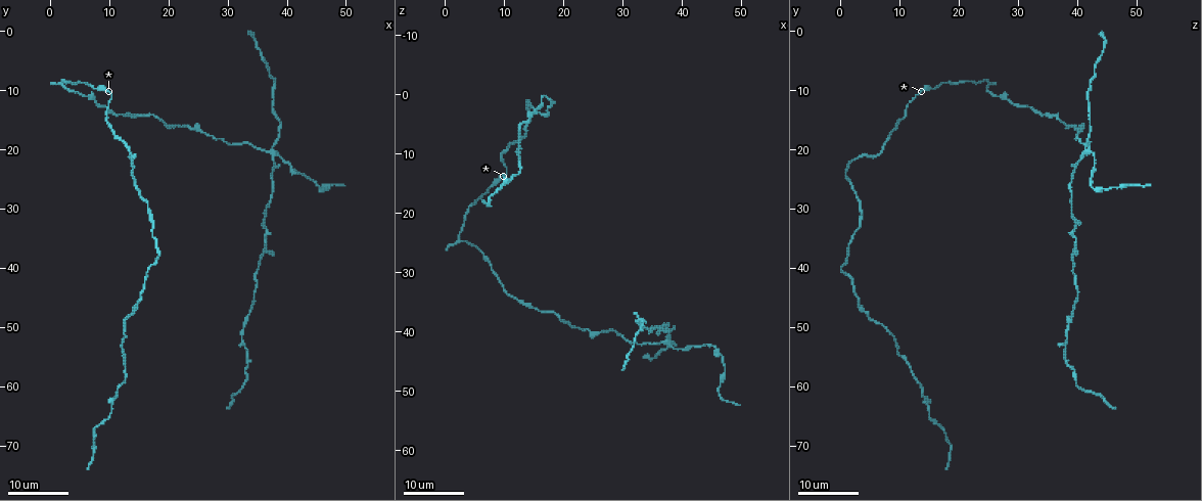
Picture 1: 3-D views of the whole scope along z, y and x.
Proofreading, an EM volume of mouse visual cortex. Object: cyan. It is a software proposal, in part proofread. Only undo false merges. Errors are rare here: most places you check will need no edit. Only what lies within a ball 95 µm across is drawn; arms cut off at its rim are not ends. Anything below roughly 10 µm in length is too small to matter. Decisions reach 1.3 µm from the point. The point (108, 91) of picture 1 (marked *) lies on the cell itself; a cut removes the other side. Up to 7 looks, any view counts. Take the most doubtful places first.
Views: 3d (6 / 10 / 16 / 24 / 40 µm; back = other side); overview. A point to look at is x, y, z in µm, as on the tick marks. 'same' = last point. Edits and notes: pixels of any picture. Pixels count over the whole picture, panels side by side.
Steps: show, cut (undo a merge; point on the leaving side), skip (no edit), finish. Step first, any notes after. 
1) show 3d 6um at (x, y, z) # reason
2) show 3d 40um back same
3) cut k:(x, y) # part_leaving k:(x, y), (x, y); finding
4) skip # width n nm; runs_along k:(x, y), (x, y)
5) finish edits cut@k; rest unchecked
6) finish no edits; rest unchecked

show 3d 16um at (38.0, 20.5, 42.0) # looks like a crossing

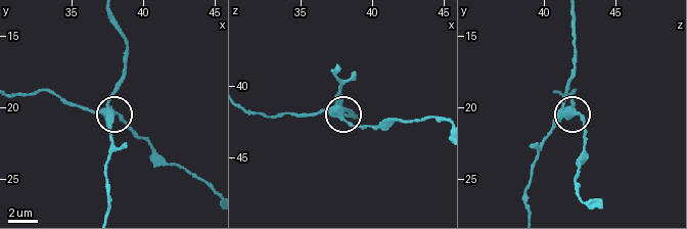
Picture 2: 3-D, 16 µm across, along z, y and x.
show 3d 10um at (37.8, 20.4, 42.0)

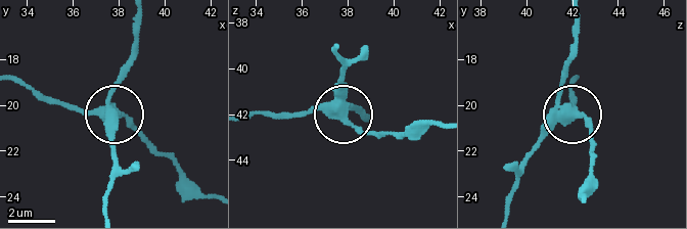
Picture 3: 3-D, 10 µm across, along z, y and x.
show 3d 6um at (37.8, 20.3, 41.8) # closer look

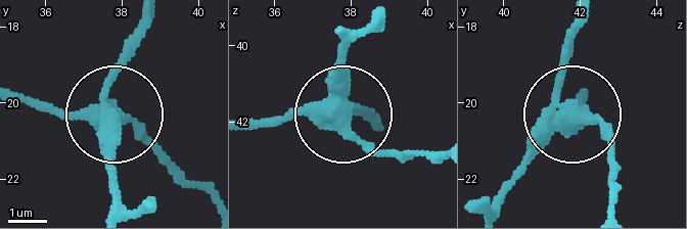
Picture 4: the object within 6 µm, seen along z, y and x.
cut 4:(110, 163) # side_arm 25 um; part_leaving 4:(112, 115), (112, 209); a second cell is stuck on

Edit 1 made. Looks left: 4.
show overview

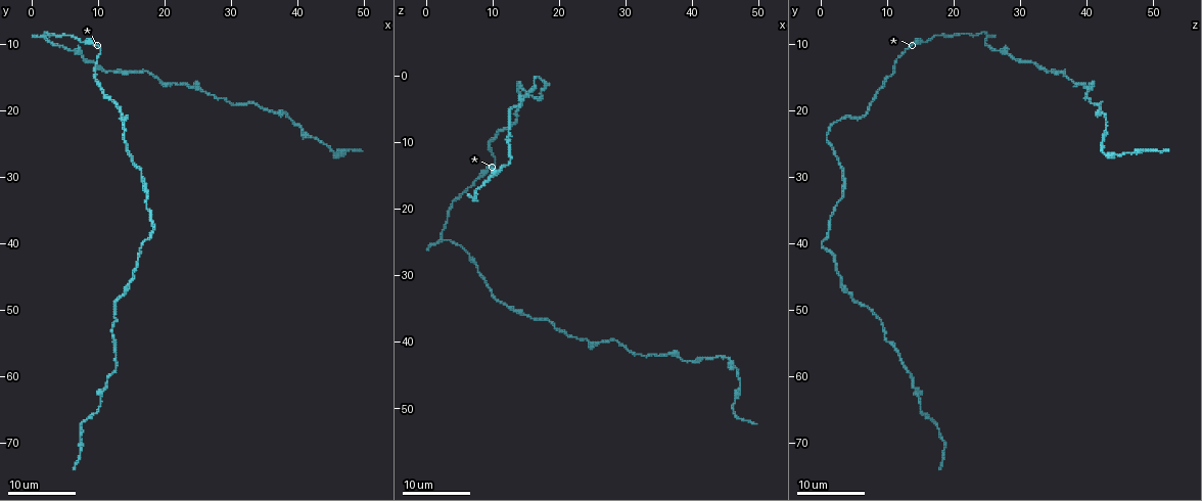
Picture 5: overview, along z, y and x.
show 3d 24um at (2.5, 8.0, 24.5) # sharp bend

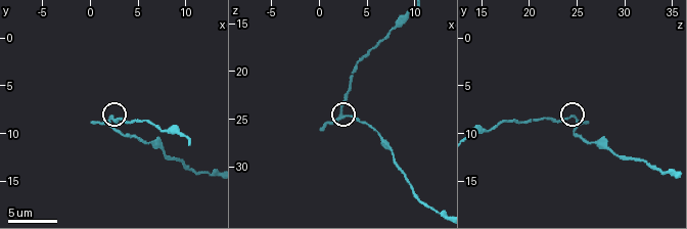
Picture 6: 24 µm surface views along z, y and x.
show 3d 10um at (2.2, 8.0, 24.6) # closer look

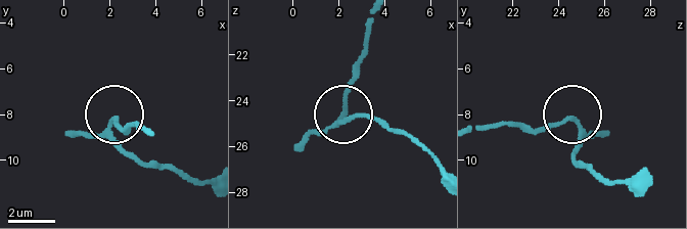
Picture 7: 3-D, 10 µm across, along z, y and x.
skip # runs_along 7:(474, 126), (539, 128), (573, 121), (581, 136), (575, 164); one cell here

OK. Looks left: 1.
finish edits cut@4; rest unchecked

